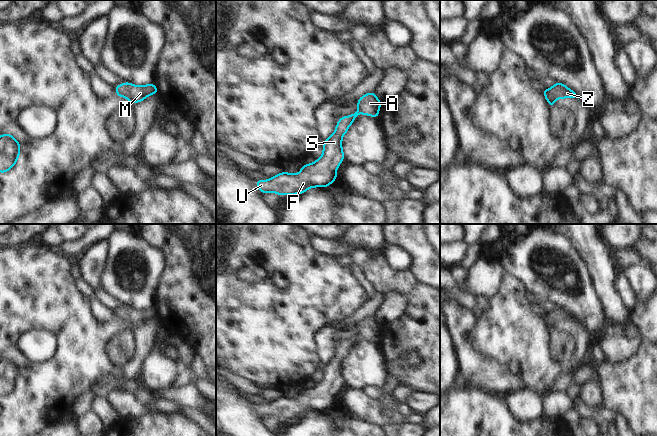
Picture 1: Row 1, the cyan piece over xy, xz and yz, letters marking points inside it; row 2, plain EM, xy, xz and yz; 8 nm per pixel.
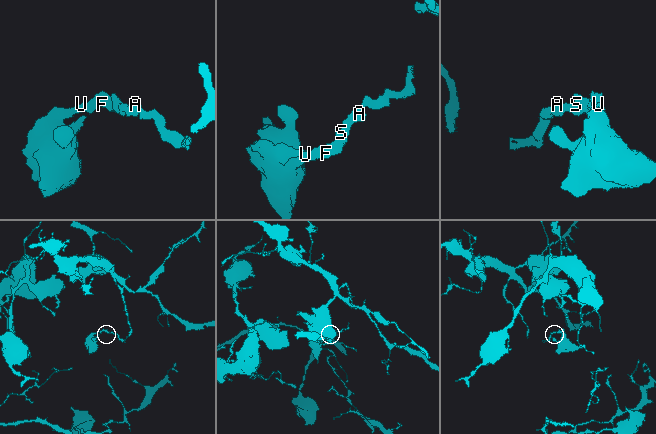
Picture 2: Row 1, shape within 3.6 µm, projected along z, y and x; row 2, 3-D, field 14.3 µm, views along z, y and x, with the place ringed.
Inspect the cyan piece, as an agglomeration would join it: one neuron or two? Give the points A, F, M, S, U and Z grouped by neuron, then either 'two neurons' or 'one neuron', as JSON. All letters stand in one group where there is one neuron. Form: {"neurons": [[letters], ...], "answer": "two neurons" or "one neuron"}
{"neurons": [["A", "F", "M", "S", "U", "Z"]], "answer": "one neuron"}

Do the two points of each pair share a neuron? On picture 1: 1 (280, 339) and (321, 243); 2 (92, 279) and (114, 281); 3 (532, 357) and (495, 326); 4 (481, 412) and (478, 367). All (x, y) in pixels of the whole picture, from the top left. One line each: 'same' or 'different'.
1: different
2: different
3: same
4: different

